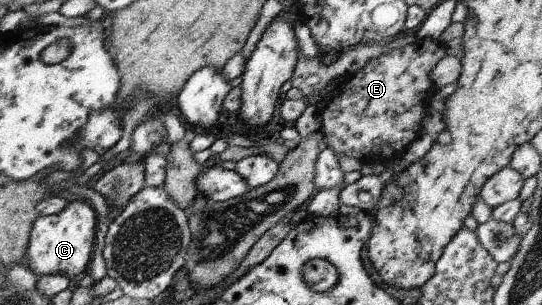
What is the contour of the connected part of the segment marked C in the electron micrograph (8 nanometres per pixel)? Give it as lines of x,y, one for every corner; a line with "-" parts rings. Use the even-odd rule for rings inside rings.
70,201
57,215
41,215
31,226
25,260
36,278
44,275
66,275
75,281
88,271
95,244
98,216
88,202

